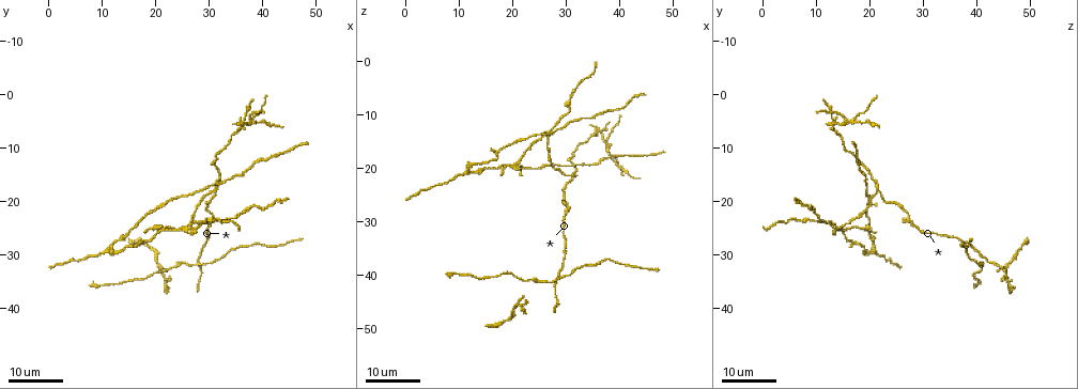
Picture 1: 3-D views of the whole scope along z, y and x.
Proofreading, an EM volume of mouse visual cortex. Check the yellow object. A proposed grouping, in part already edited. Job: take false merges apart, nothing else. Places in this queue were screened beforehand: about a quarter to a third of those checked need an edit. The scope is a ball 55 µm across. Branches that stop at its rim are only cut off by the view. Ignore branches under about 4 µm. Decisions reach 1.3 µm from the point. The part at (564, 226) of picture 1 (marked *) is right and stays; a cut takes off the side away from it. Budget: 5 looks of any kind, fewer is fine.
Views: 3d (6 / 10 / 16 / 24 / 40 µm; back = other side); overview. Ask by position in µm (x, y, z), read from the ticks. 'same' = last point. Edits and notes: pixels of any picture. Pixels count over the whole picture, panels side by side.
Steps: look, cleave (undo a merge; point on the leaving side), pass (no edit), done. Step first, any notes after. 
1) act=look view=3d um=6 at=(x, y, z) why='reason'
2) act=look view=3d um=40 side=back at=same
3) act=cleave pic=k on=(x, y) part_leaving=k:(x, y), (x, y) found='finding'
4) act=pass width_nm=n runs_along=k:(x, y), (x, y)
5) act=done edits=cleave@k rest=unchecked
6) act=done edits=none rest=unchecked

act=look view=3d um=16 at=(28.0, 31.5, 41.5) why='branch point'

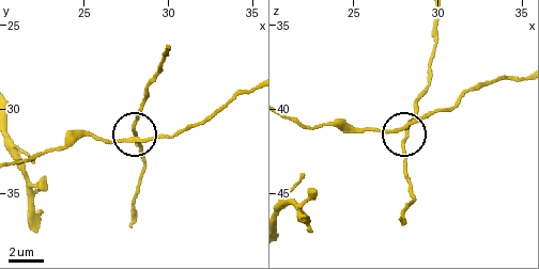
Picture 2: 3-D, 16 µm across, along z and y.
act=look view=3d um=6 at=(27.8, 31.8, 41.2)

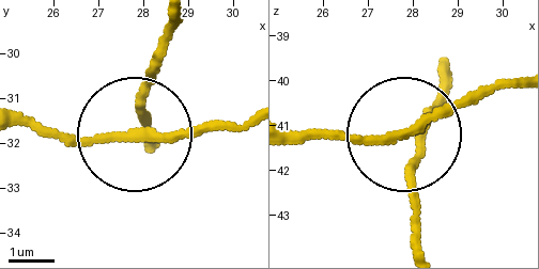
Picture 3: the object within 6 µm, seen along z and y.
act=pass runs_along=3:(175, 22), (137, 92), (129, 133), (52, 138), (18, 126) found='one cell here'

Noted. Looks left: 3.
act=look view=3d um=24 at=(31.0, 18.0, 21.5) why='three arms meet'

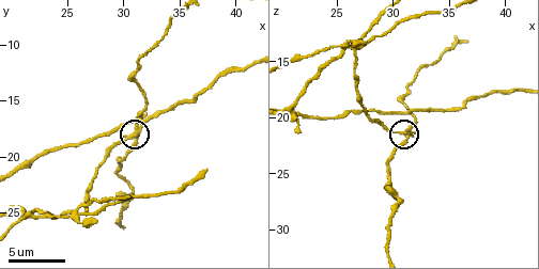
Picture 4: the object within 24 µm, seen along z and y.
act=look view=3d um=10 at=(31.2, 18.0, 21.2) why='zoom in'

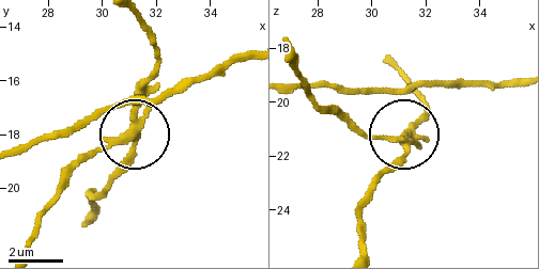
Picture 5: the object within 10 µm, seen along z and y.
act=cleave pic=5 on=(98, 151) part_leaving=5:(136, 130), (111, 138), (76, 170), (28, 246) found='two cells meet here'

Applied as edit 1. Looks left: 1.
act=done edits=cleave@5 rest=unchecked

